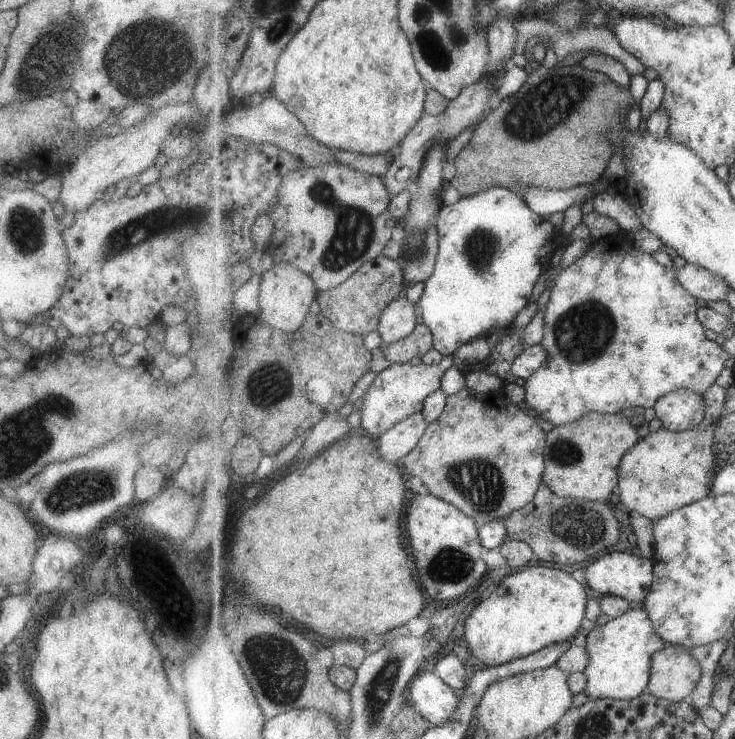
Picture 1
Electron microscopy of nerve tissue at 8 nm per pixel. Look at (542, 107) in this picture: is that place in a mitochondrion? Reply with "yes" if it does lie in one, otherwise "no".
yes

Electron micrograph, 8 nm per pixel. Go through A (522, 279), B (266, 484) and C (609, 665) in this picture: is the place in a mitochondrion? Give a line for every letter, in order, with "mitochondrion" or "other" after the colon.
A: other
B: other
C: other

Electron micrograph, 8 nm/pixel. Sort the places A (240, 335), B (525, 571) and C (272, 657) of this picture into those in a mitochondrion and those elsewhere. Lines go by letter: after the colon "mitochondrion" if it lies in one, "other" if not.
A: other
B: other
C: mitochondrion

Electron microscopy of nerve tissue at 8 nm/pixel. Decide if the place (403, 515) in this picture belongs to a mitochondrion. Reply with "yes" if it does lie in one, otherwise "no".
no

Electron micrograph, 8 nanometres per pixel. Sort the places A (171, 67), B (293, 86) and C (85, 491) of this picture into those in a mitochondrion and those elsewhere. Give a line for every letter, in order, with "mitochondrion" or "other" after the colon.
A: mitochondrion
B: other
C: mitochondrion

